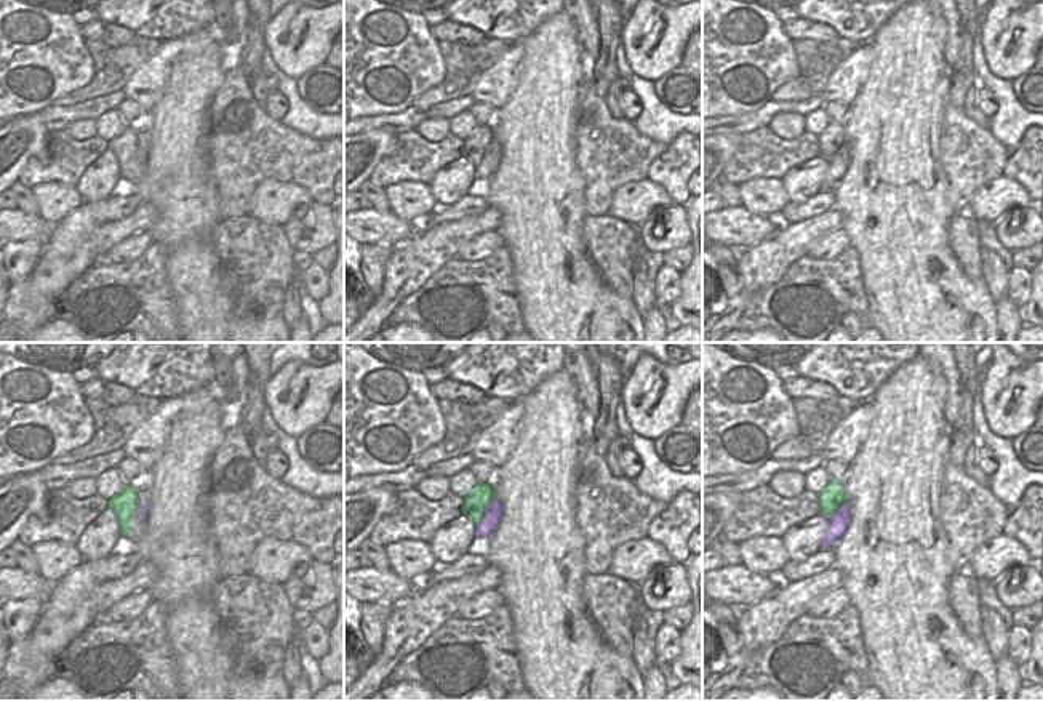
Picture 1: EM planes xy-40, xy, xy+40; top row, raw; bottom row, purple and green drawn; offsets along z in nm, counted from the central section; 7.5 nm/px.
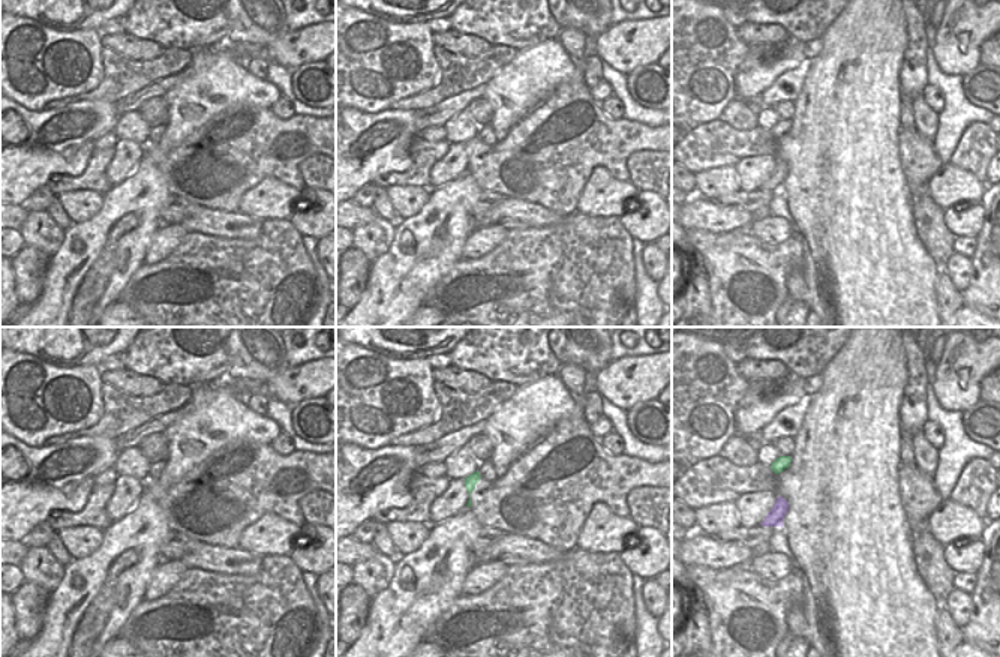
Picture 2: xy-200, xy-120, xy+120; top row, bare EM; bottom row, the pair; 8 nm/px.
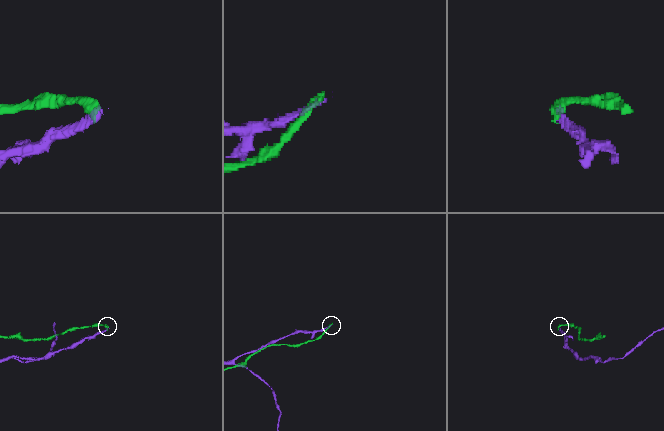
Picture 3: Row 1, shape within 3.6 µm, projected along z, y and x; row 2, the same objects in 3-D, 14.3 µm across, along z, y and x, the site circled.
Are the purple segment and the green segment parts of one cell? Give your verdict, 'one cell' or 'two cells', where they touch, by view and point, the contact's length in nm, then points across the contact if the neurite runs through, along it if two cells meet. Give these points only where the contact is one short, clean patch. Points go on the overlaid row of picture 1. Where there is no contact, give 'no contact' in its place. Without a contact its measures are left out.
two cells; meets purple in xy at (485, 511); contact 260 nm long; border along xy (493, 496), (483, 517), (475, 525)

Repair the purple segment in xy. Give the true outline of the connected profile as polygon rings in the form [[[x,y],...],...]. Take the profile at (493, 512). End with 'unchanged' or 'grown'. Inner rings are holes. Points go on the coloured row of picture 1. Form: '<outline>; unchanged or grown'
[[[493,498],[483,514],[482,522],[475,525],[475,538],[490,536],[498,528],[501,515],[502,515],[502,506],[496,498]]]; unchanged

